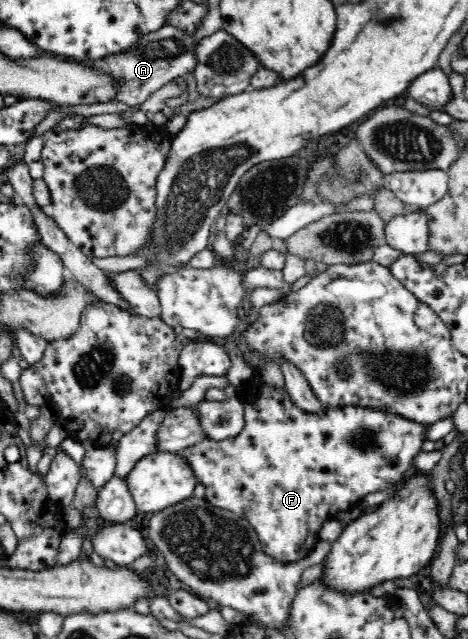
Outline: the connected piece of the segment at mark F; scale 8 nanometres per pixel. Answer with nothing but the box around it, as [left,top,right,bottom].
[177,372,429,563]

